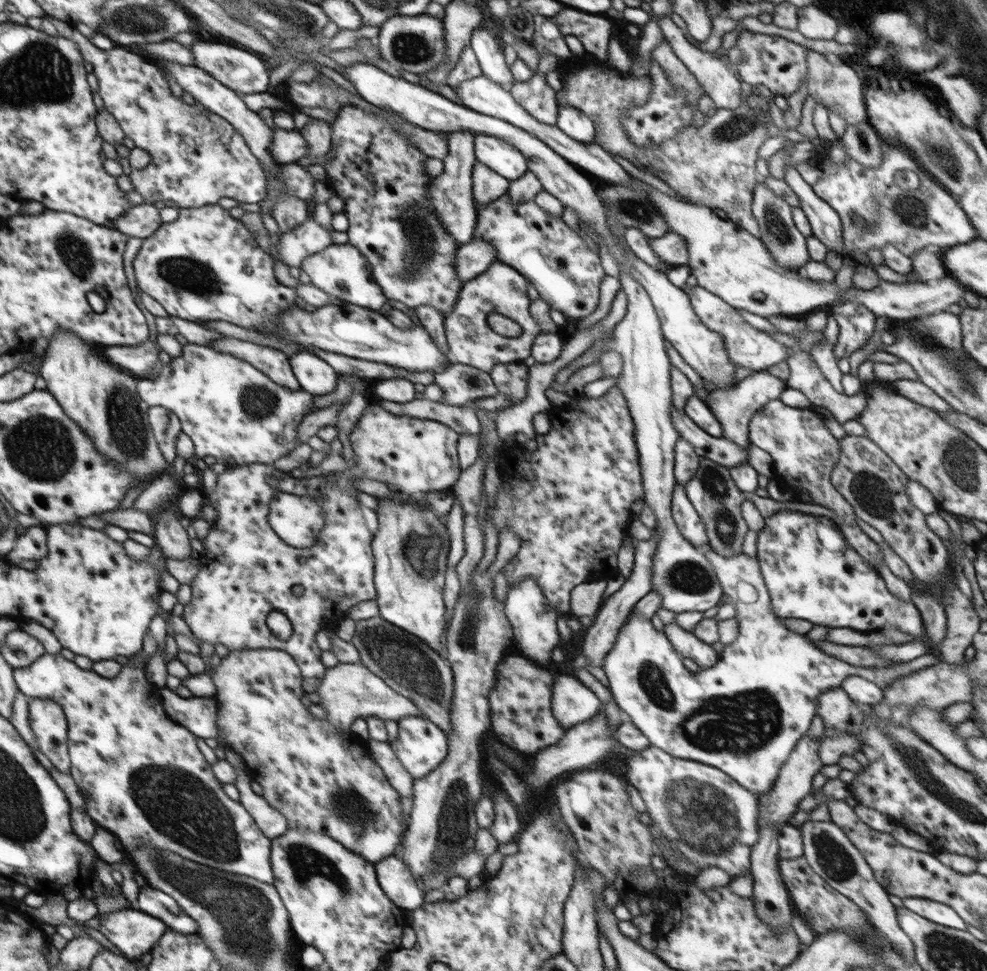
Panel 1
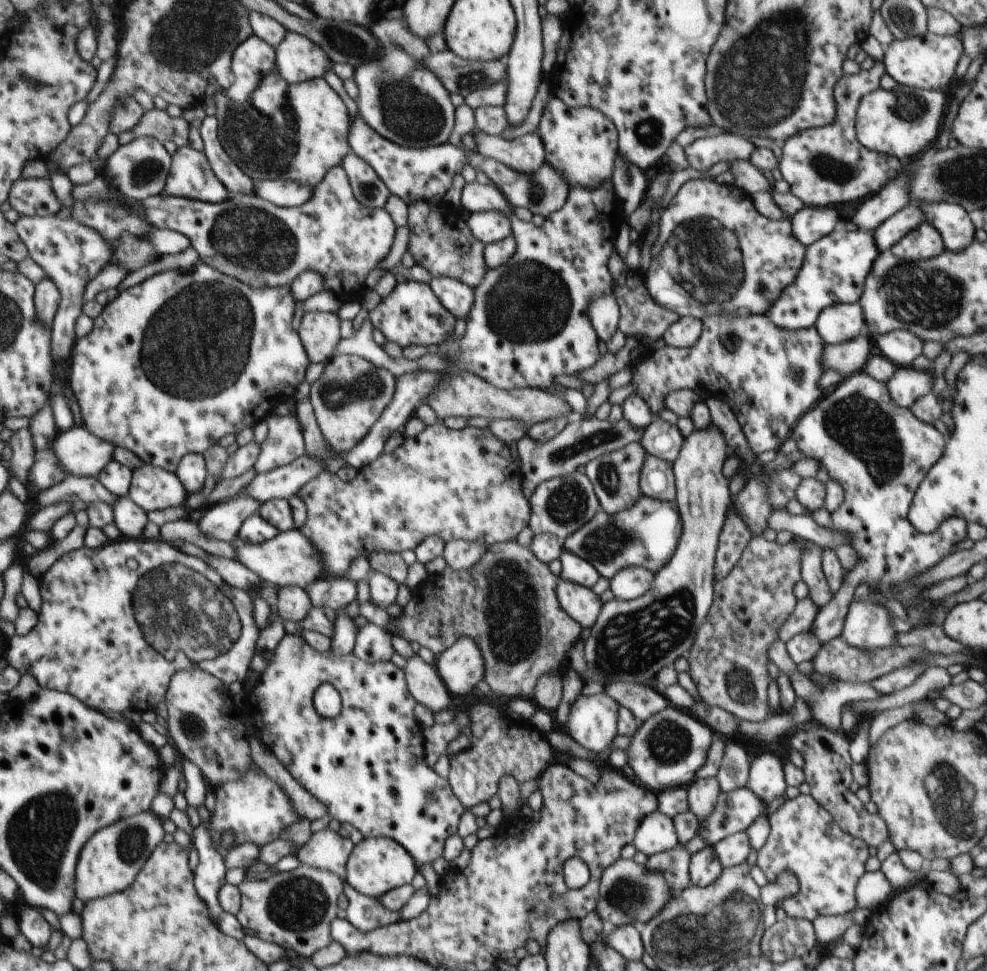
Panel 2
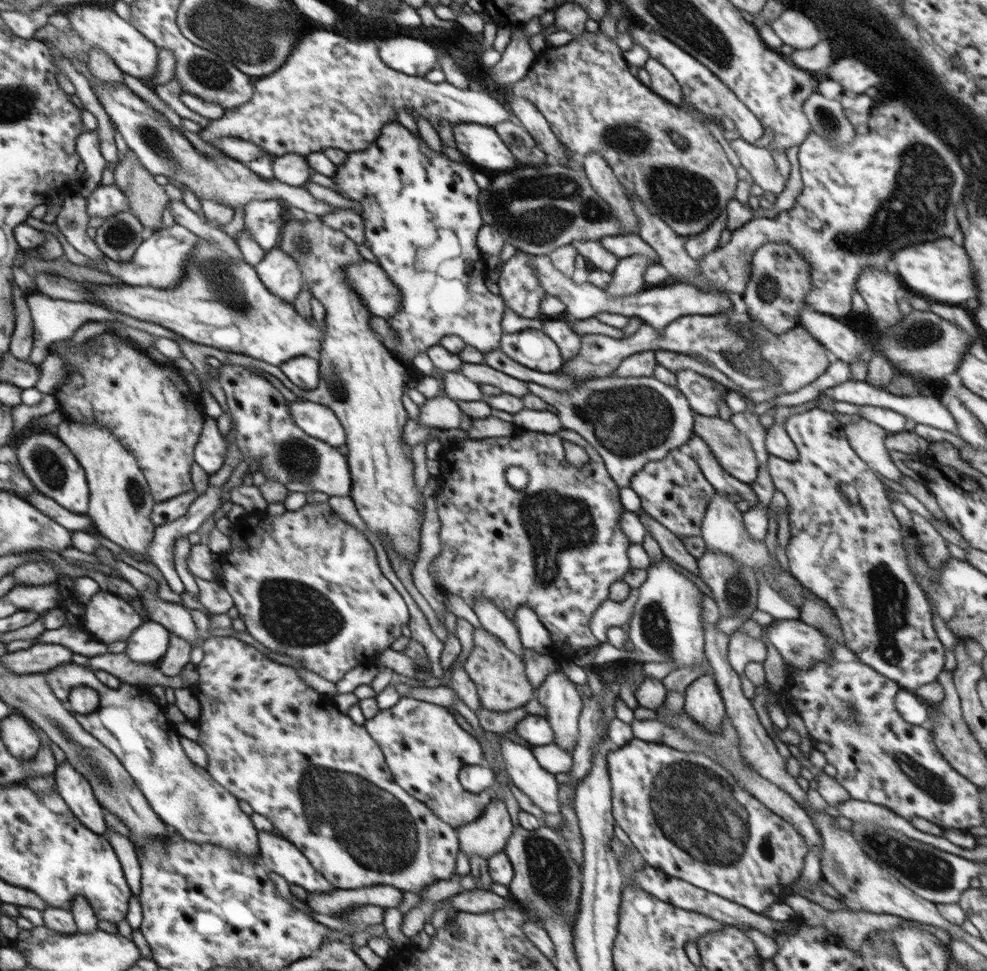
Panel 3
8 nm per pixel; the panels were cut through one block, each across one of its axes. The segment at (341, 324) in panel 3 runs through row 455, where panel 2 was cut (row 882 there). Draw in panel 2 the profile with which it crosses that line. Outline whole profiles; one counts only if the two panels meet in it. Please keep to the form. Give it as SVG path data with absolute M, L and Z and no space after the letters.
M363 837L352 850L345 868L344 880L360 894L376 899L390 890L411 884L419 871L412 855L398 842L388 837Z

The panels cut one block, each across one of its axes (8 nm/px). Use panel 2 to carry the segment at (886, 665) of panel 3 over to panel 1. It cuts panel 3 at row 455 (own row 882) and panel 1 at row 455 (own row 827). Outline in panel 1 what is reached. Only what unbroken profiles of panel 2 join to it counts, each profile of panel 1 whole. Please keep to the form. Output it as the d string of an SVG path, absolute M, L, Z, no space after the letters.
M773 399L759 408L754 416L750 419L750 443L759 446L762 450L766 450L772 457L774 475L779 479L785 490L791 491L796 498L804 498L808 500L811 497L812 504L820 504L829 508L834 512L830 517L832 521L840 527L840 532L852 548L860 554L873 568L877 569L879 562L884 562L882 550L874 540L872 540L856 522L856 516L851 504L848 504L844 497L832 486L830 474L832 469L836 467L836 463L840 460L841 448L838 440L831 434L830 430L824 424L824 421L808 408L799 409L783 404L780 399Z

